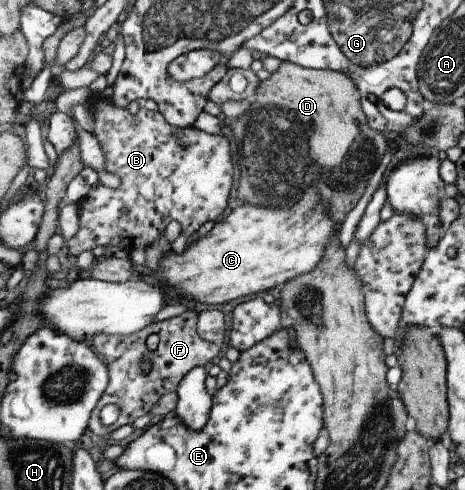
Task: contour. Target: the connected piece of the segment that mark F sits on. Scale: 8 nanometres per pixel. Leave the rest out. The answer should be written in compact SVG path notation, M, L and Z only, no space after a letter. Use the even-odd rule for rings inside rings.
M185 311L179 316L150 323L141 331L129 335L97 334L92 337L92 349L104 361L109 372L109 381L101 399L97 402L98 409L92 411L89 429L102 437L124 424L132 424L136 418L146 416L160 397L177 390L182 377L194 367L205 367L218 359L224 346L205 341L197 331L197 312ZM150 334L158 334L159 344L156 350L146 347L146 338ZM151 362L149 371L143 371L143 363ZM106 404L116 404L119 417L109 426L100 421L100 408Z

